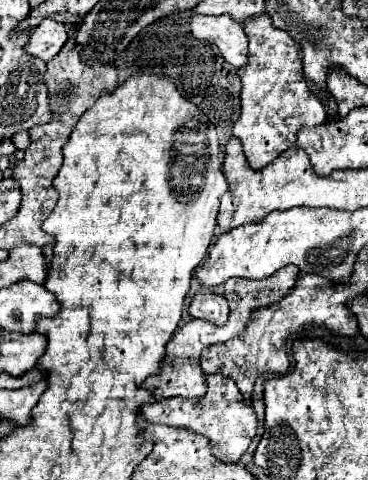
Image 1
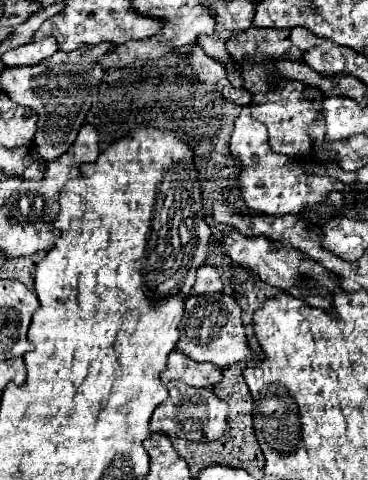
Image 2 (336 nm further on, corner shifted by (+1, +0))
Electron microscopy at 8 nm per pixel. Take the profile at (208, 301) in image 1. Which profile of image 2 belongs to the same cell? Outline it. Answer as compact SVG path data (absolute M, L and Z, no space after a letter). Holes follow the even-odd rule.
M204 264L198 272L196 272L196 284L192 288L192 294L212 294L212 292L220 292L222 290L222 280L220 274Z

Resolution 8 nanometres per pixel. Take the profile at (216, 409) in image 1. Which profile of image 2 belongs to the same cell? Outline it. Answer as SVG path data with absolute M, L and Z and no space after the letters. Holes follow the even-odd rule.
M184 382L168 384L168 400L156 408L150 420L152 432L162 432L170 438L184 438L190 442L212 442L228 434L228 404L220 400L212 388L192 388Z

